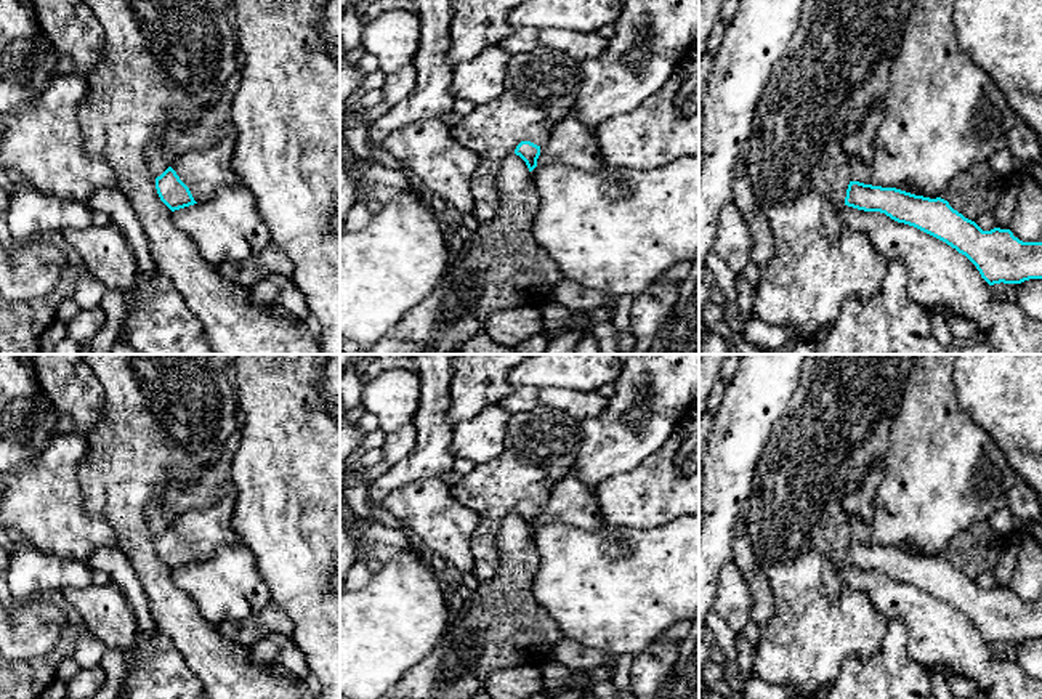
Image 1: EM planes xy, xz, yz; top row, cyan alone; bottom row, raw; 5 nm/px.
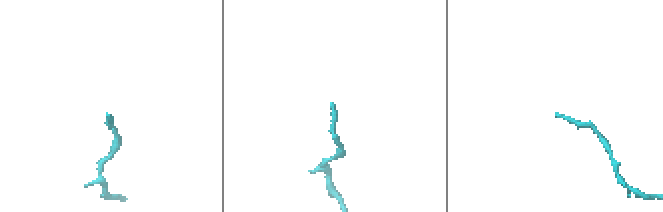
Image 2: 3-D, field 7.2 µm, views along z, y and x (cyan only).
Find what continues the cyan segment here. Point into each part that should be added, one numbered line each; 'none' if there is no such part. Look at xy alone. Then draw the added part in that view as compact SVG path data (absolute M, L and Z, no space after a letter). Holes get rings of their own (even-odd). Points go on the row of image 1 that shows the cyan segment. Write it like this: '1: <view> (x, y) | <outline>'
1: xy (204, 172) | M231 135L207 151L188 151L173 159L172 168L189 188L196 202L204 202L220 188L239 181L231 167L234 143L236 135Z

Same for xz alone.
1: xz (569, 145) | M571 114L553 127L548 141L540 147L537 167L551 164L582 172L604 167L588 128Z

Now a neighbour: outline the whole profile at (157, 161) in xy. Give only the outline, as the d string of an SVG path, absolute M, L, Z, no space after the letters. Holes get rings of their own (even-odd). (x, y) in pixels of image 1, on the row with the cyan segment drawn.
M239 69L228 79L218 103L208 109L196 123L186 130L172 133L165 143L152 146L147 151L147 167L155 180L168 167L172 160L188 151L207 151L216 146L226 136L234 135L234 122L231 114L232 99L239 90Z

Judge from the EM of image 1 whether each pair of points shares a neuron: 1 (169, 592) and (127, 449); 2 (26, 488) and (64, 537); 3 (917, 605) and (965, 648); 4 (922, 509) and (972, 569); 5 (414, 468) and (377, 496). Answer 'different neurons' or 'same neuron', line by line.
1: same neuron
2: same neuron
3: same neuron
4: different neurons
5: same neuron

